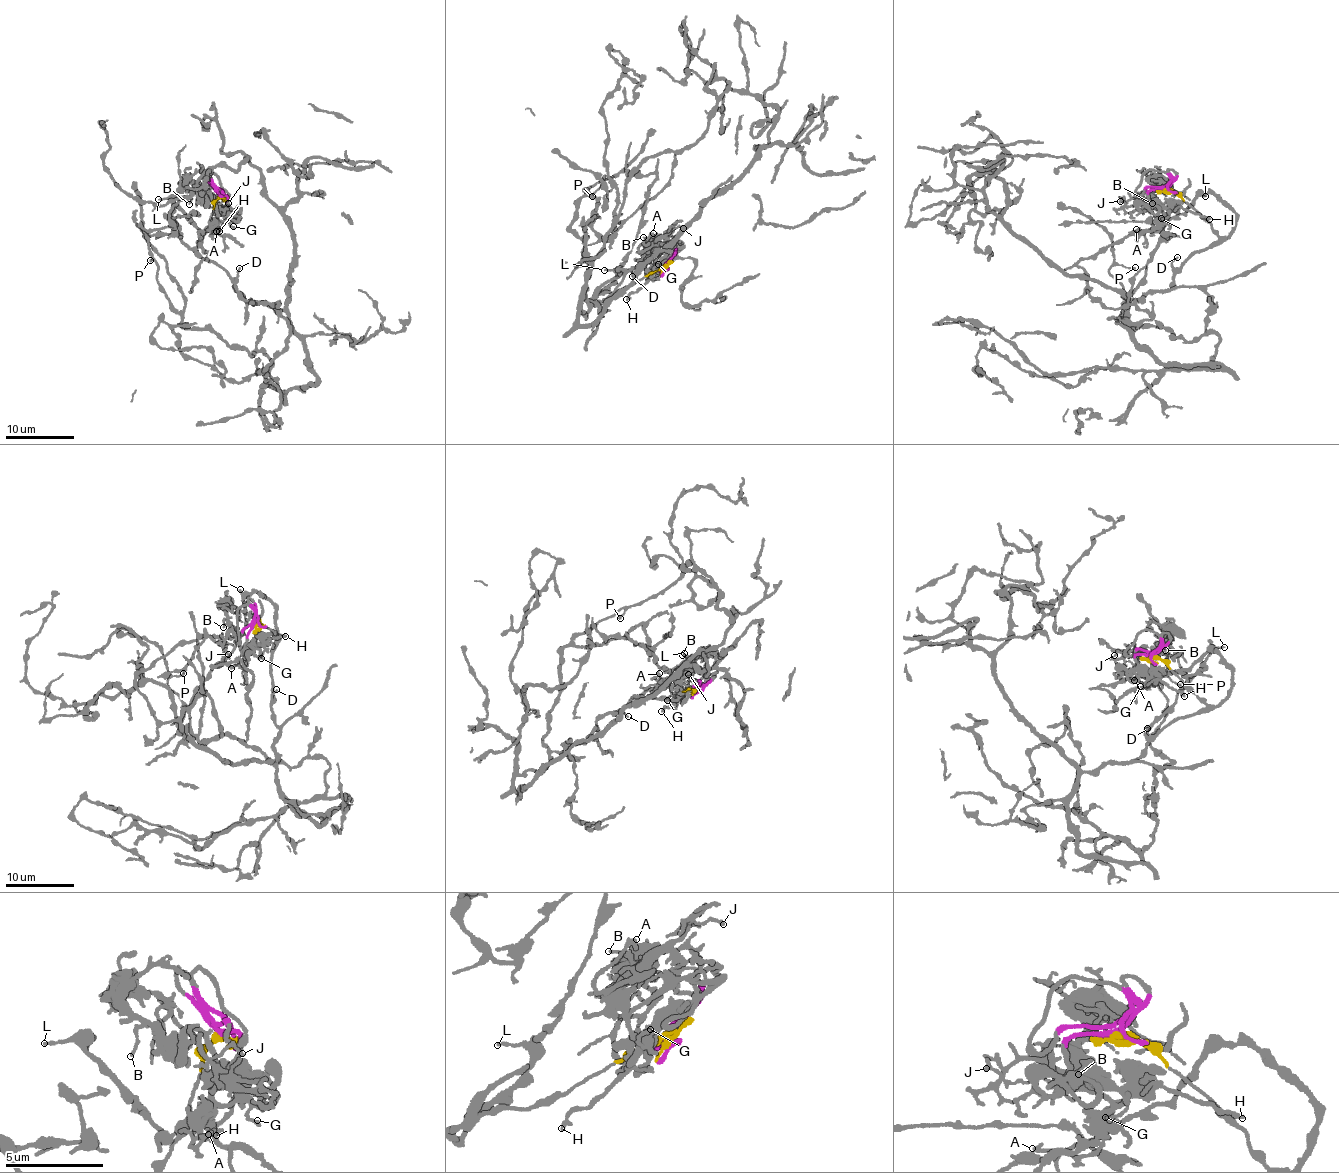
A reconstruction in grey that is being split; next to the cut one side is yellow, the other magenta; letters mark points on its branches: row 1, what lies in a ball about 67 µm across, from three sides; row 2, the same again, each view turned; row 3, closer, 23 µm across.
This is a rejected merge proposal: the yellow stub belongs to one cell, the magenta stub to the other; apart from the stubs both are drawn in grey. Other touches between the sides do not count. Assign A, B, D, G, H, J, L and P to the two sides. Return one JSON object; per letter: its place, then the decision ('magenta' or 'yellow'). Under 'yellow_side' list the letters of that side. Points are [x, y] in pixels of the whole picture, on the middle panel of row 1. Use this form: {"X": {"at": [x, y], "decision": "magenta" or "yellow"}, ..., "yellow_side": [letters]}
{"A": {"at": [653, 233], "decision": "magenta"}, "B": {"at": [643, 237], "decision": "magenta"}, "D": {"at": [632, 276], "decision": "yellow"}, "G": {"at": [658, 264], "decision": "magenta"}, "H": {"at": [626, 299], "decision": "magenta"}, "J": {"at": [683, 228], "decision": "magenta"}, "L": {"at": [604, 270], "decision": "yellow"}, "P": {"at": [592, 196], "decision": "yellow"}, "yellow_side": ["D", "L", "P"]}

